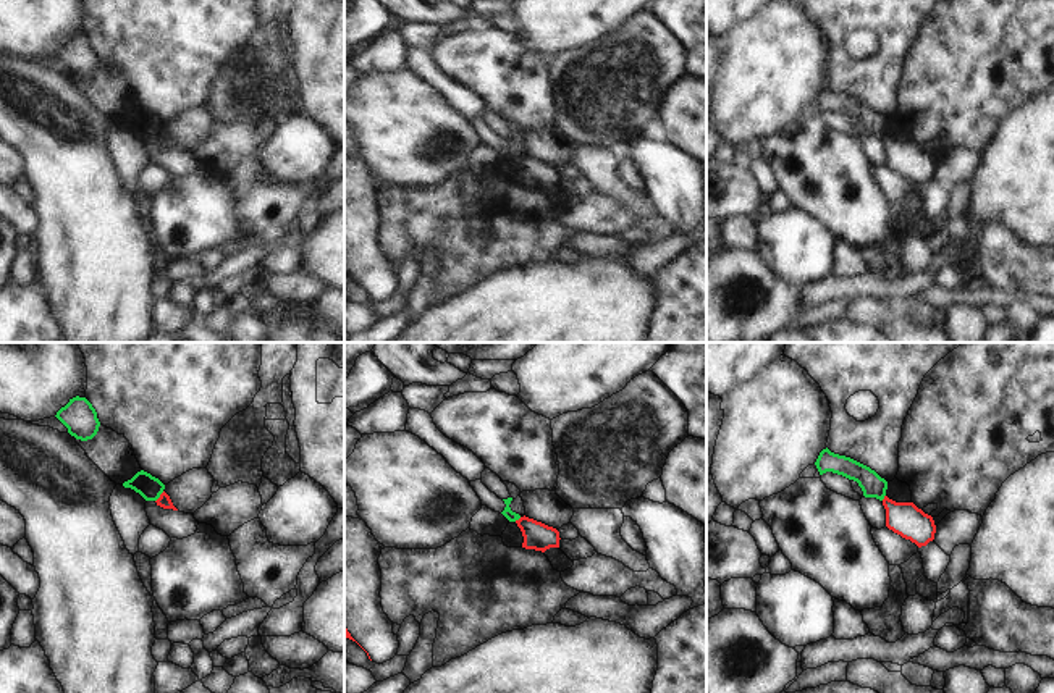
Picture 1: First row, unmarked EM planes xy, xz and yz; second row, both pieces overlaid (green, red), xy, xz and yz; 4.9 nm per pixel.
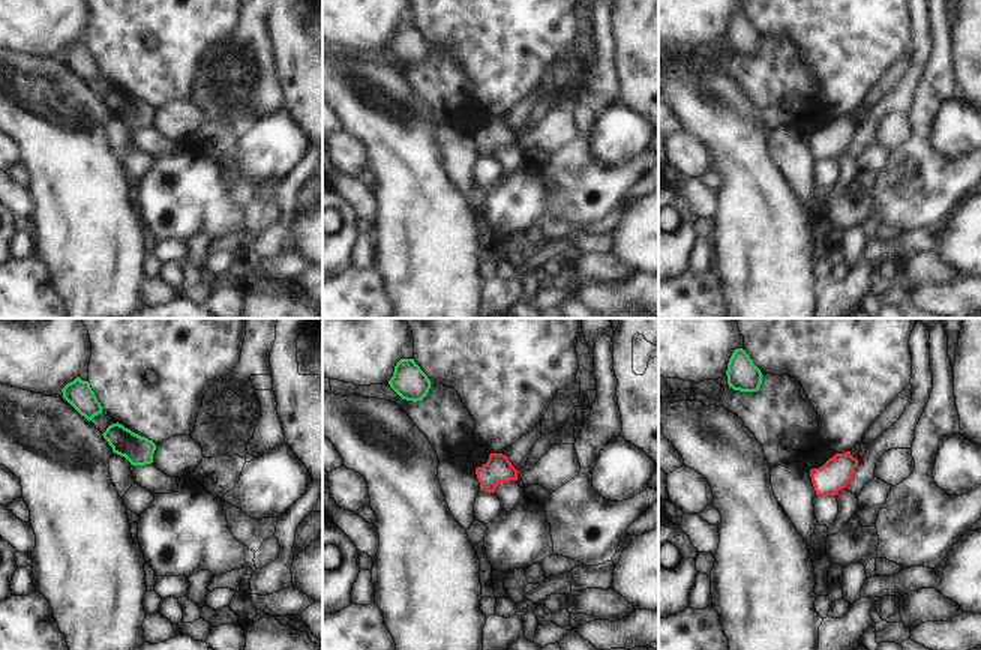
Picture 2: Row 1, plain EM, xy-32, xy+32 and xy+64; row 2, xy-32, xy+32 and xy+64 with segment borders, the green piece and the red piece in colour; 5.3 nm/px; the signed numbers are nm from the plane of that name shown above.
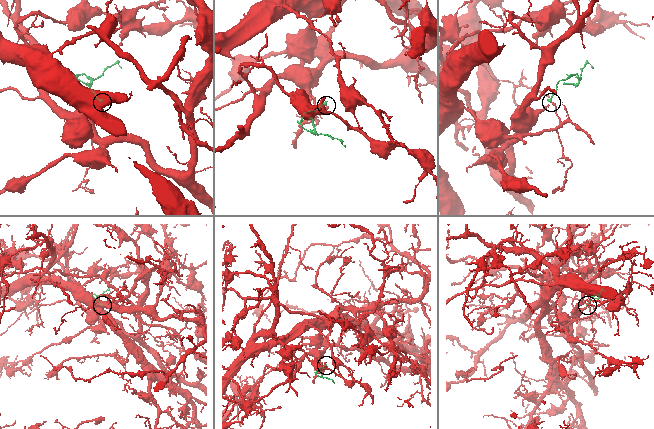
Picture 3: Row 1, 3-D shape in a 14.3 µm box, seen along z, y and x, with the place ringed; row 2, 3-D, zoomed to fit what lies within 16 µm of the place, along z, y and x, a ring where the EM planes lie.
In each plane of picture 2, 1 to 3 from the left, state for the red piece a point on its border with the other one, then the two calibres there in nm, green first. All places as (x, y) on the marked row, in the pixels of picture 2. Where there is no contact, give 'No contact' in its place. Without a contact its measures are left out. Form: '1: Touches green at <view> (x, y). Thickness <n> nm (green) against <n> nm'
1: No contact
2: No contact
3: No contact.

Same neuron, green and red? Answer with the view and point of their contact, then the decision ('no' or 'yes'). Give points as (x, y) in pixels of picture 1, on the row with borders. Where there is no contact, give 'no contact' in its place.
xy (159, 496) | no

